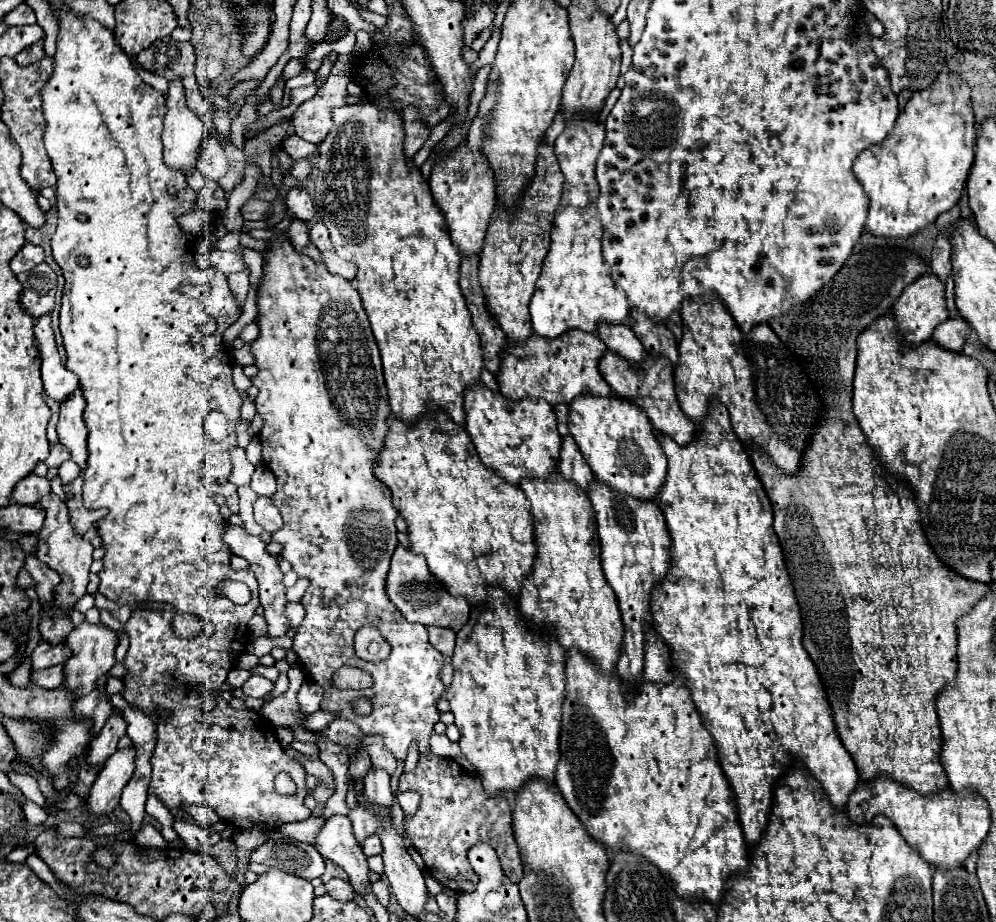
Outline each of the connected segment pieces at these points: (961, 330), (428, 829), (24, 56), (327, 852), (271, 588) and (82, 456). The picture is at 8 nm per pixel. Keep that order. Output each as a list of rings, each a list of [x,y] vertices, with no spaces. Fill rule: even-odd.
[[[958,316],[958,318],[948,318],[946,322],[942,322],[934,330],[932,340],[946,350],[960,352],[962,346],[966,344],[966,340],[970,338],[970,334],[972,334],[972,328],[968,326],[968,332],[966,332],[966,320],[962,316]]]
[[[422,752],[418,766],[400,776],[398,790],[416,790],[422,796],[418,812],[406,820],[406,832],[428,872],[442,886],[458,892],[476,890],[478,876],[470,868],[468,850],[478,842],[490,842],[500,856],[504,874],[512,882],[520,882],[522,860],[512,834],[512,816],[506,796],[488,796],[478,776],[468,774],[452,758],[442,758],[432,752]]]
[[[40,40],[40,42],[36,42],[36,44],[32,44],[30,48],[22,50],[18,56],[14,56],[16,64],[20,64],[20,66],[30,66],[30,64],[36,64],[36,62],[38,62],[38,60],[42,60],[42,58],[44,58],[42,40]]]
[[[334,814],[324,824],[324,828],[318,832],[318,852],[334,864],[342,866],[356,892],[362,894],[364,880],[368,880],[370,870],[362,848],[356,844],[348,816]]]
[[[226,520],[226,528],[224,528],[224,536],[222,540],[228,544],[228,548],[232,550],[232,554],[244,558],[250,566],[250,570],[256,574],[256,580],[258,580],[258,592],[260,592],[260,606],[264,608],[264,618],[268,622],[268,636],[270,638],[278,638],[278,636],[284,636],[288,632],[288,626],[290,626],[290,620],[286,618],[286,588],[282,584],[282,570],[278,566],[278,556],[272,556],[266,552],[266,544],[258,538],[258,536],[252,536],[248,534],[242,526],[234,526]]]
[[[80,388],[60,406],[60,420],[58,420],[58,440],[62,446],[70,450],[70,458],[80,466],[80,470],[86,468],[88,448],[86,448],[86,426],[82,420],[84,412],[84,398],[80,396]]]

